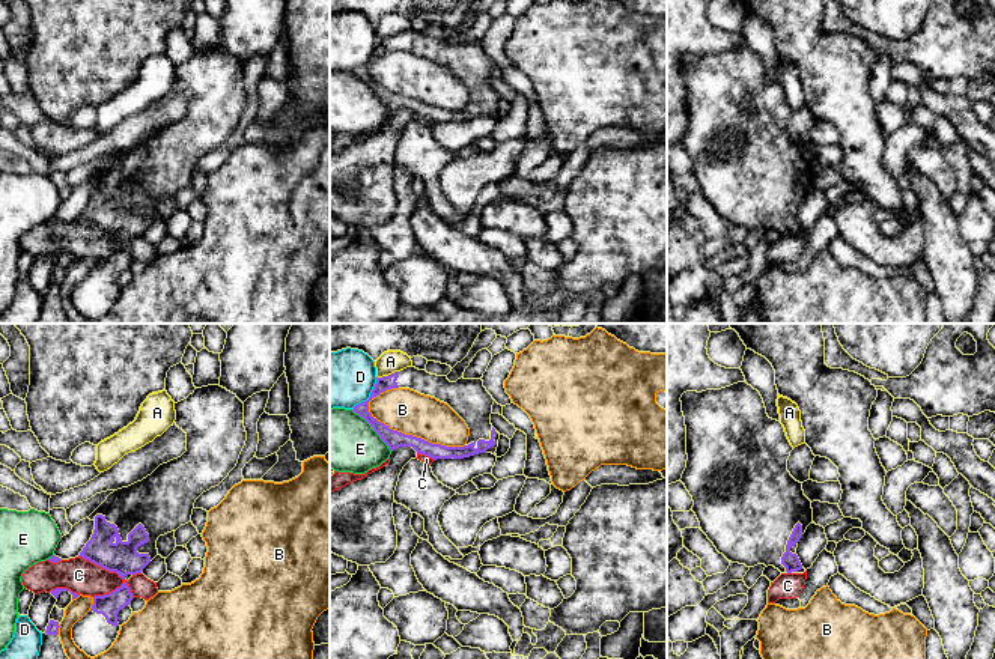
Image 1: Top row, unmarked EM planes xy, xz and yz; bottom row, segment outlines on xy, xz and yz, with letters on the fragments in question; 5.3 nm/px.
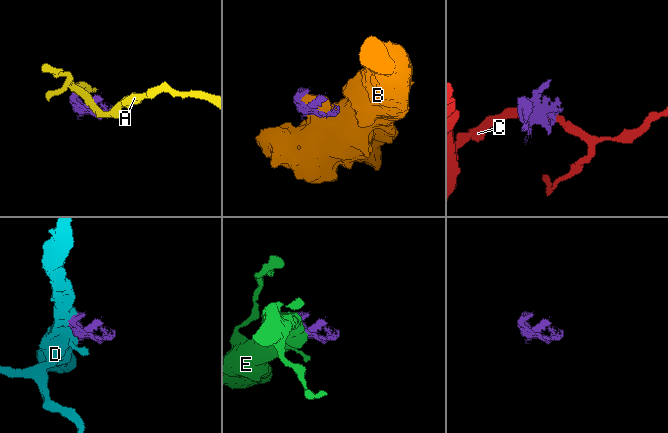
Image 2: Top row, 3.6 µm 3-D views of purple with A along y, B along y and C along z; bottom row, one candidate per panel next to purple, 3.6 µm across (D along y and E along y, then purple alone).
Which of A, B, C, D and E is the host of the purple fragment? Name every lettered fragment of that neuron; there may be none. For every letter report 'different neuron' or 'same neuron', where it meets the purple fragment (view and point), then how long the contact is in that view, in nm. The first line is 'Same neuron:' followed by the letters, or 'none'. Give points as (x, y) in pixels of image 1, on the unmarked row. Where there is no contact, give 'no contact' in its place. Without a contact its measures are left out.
Same neuron: none
A: different neuron; meets purple in xz at (389, 38); contact 120 nm long
B: different neuron; meets purple in xz at (411, 98); contact 550 nm long
C: different neuron; meets purple in xy at (109, 233); contact 380 nm long
D: different neuron; meets purple in xz at (371, 59); contact 220 nm long
E: different neuron; meets purple in xz at (374, 92); contact 300 nm long

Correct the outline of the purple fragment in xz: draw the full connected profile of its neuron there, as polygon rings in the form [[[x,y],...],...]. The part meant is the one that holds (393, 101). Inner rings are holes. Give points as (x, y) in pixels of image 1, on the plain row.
[[[411,29],[388,39],[378,41],[370,60],[355,68],[354,75],[373,90],[391,114],[399,110],[412,110],[417,116],[435,123],[464,122],[479,116],[495,117],[500,96],[491,87],[494,65],[492,59],[483,50],[482,41],[461,41],[456,45],[450,45],[447,39],[431,38],[426,33],[418,33]],[[391,51],[409,51],[447,66],[470,92],[467,107],[464,110],[432,107],[421,101],[393,93],[373,81],[369,75],[369,65]]]

